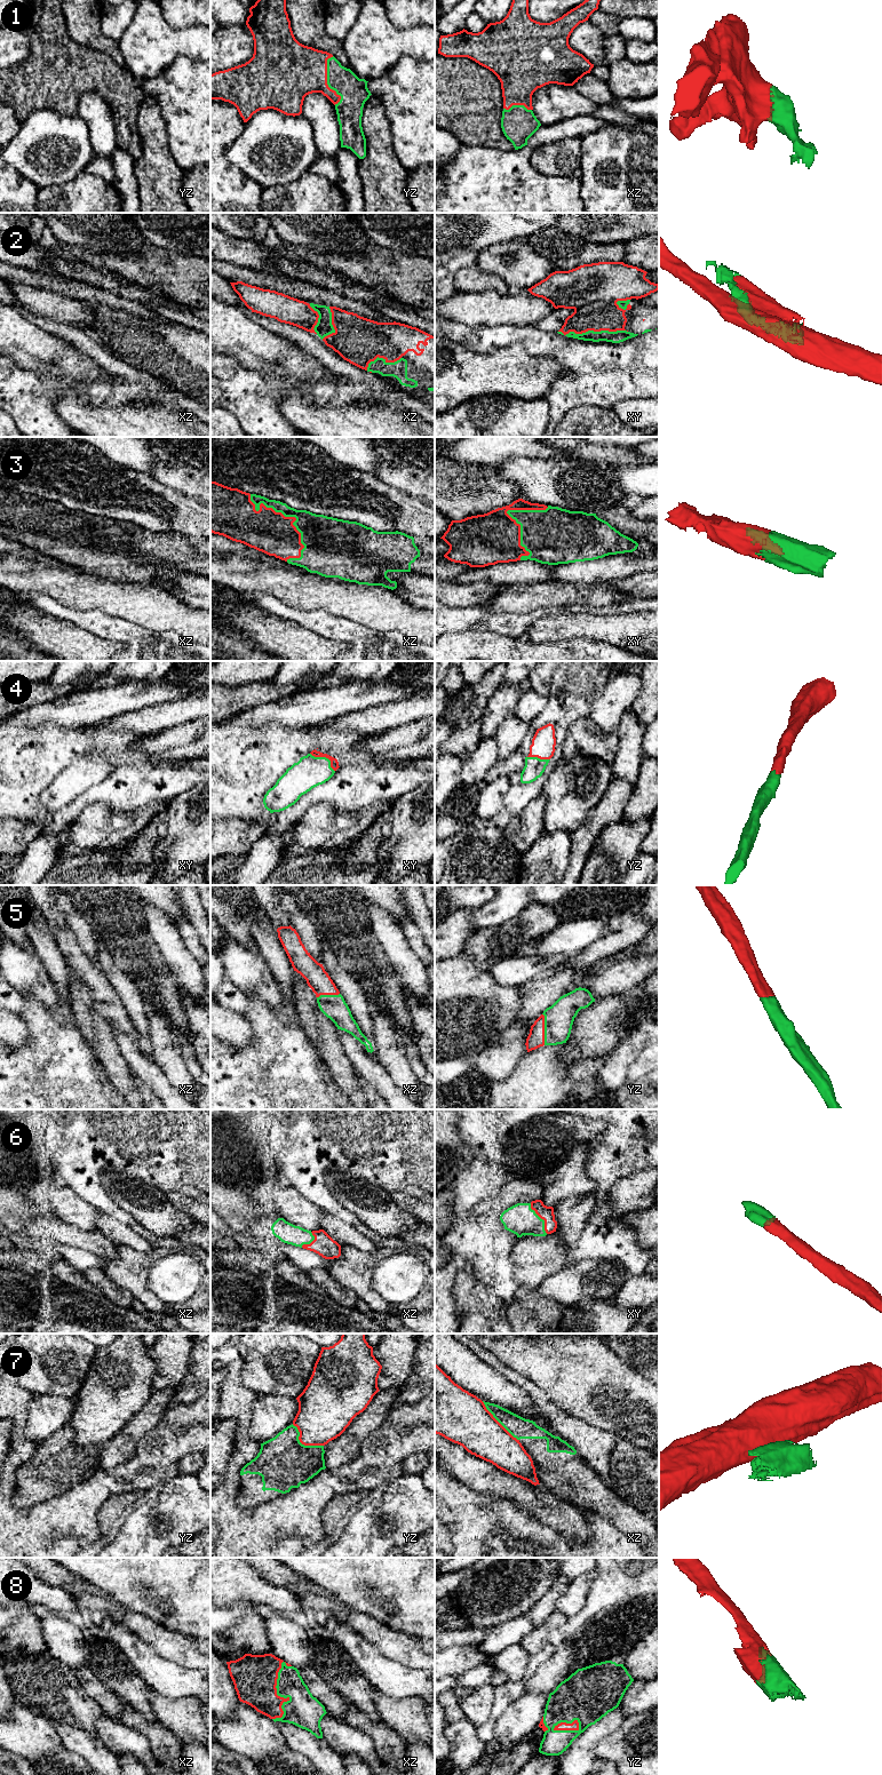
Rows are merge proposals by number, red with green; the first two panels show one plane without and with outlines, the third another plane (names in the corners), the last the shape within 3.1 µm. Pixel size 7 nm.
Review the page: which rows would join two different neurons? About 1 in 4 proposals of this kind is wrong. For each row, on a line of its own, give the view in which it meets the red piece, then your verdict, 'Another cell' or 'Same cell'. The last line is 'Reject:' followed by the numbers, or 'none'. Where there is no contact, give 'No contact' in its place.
1: Touches red in yz. Same cell
2: Touches red in xy. Another cell
3: Touches red in xz. Same cell
4: Touches red in xy. Same cell
5: Touches red in yz. Same cell
6: Touches red in xy. Same cell
7: Touches red in yz. Another cell
8: Touches red in xz. Same cell
Reject: 2, 7

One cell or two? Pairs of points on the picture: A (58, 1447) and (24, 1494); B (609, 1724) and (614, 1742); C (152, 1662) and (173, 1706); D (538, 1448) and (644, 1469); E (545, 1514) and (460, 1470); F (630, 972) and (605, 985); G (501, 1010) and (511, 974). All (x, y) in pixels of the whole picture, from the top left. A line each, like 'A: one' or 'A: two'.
A: one
B: two
C: two
D: two
E: one
F: one
G: two

